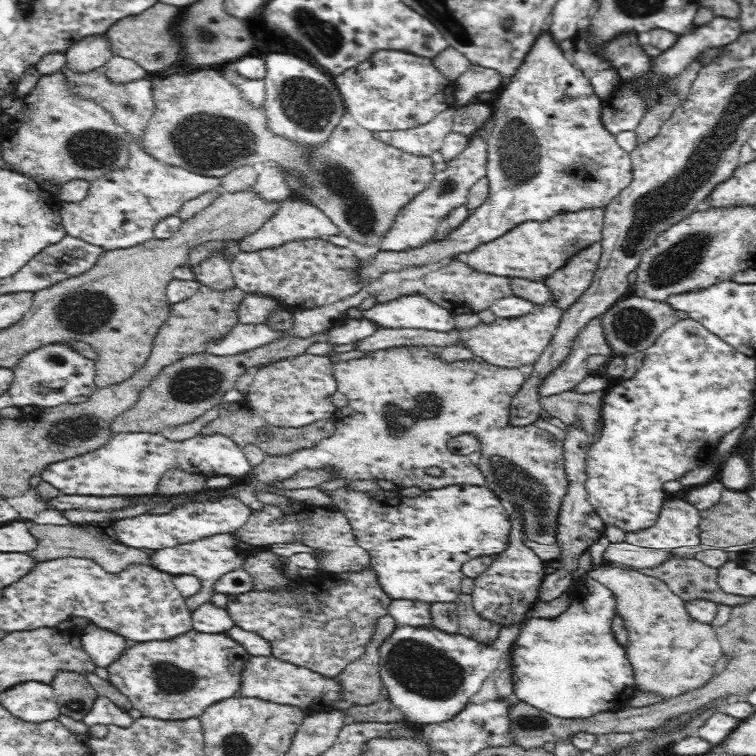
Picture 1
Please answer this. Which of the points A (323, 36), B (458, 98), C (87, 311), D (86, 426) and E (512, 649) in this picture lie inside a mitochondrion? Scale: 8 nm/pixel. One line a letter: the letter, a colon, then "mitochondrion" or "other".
A: mitochondrion
B: other
C: mitochondrion
D: mitochondrion
E: other

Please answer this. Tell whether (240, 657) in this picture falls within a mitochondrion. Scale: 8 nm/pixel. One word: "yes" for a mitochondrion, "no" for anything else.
no

